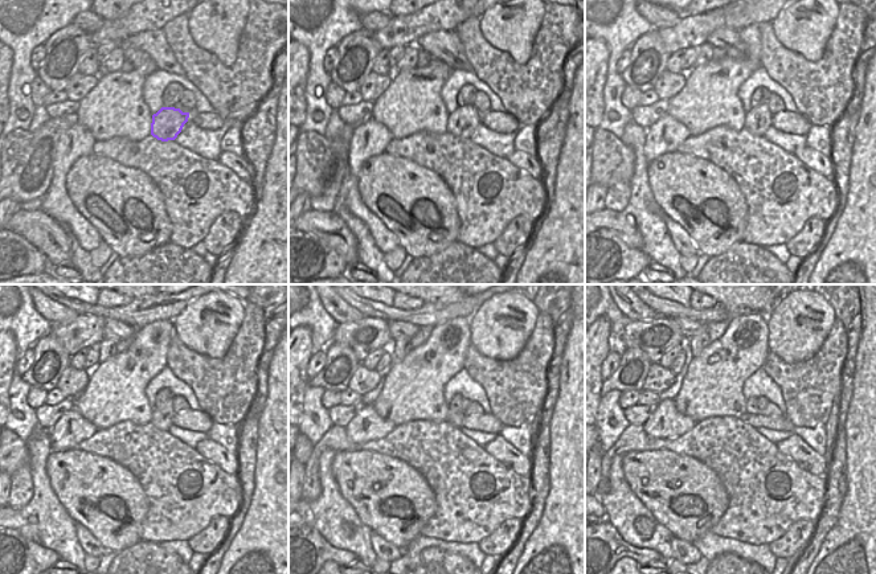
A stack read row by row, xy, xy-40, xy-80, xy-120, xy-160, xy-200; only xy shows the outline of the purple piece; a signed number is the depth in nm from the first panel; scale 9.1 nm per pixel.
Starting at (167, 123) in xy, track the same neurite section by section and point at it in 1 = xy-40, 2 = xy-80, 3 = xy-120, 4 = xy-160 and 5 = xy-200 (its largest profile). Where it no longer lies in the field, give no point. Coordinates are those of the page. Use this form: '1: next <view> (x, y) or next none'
1: next xy-40 (462, 123)
2: next xy-80 (757, 121)
3: next xy-120 (162, 418)
4: next xy-160 (454, 418)
5: next xy-200 (761, 402)

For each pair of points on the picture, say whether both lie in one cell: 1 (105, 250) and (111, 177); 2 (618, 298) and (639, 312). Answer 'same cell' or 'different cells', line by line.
1: different cells
2: same cell

